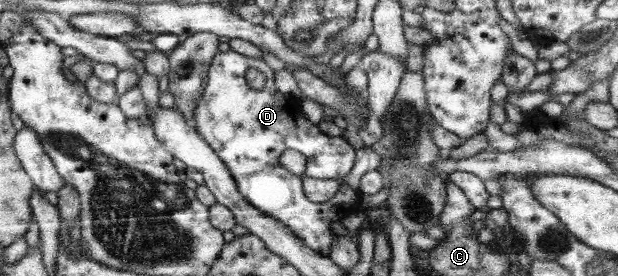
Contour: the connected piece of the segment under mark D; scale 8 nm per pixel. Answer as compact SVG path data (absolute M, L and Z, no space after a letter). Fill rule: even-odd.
M219 51L209 65L206 83L197 101L194 110L194 127L219 158L227 165L231 176L235 179L238 193L252 204L259 212L278 220L288 226L297 238L300 238L311 250L327 257L334 245L336 233L331 229L331 222L341 222L350 214L360 210L358 203L359 191L346 183L351 169L354 168L357 158L356 150L343 137L327 136L323 134L315 123L306 117L306 106L299 101L292 101L281 94L274 85L275 71L271 69L262 58L249 58L239 54L238 51ZM249 68L257 68L266 76L267 82L263 89L253 89L245 81L245 71ZM285 150L297 150L306 156L306 169L304 177L321 178L321 180L338 180L340 187L331 199L325 203L313 203L303 193L301 177L294 175L279 163L279 157Z

